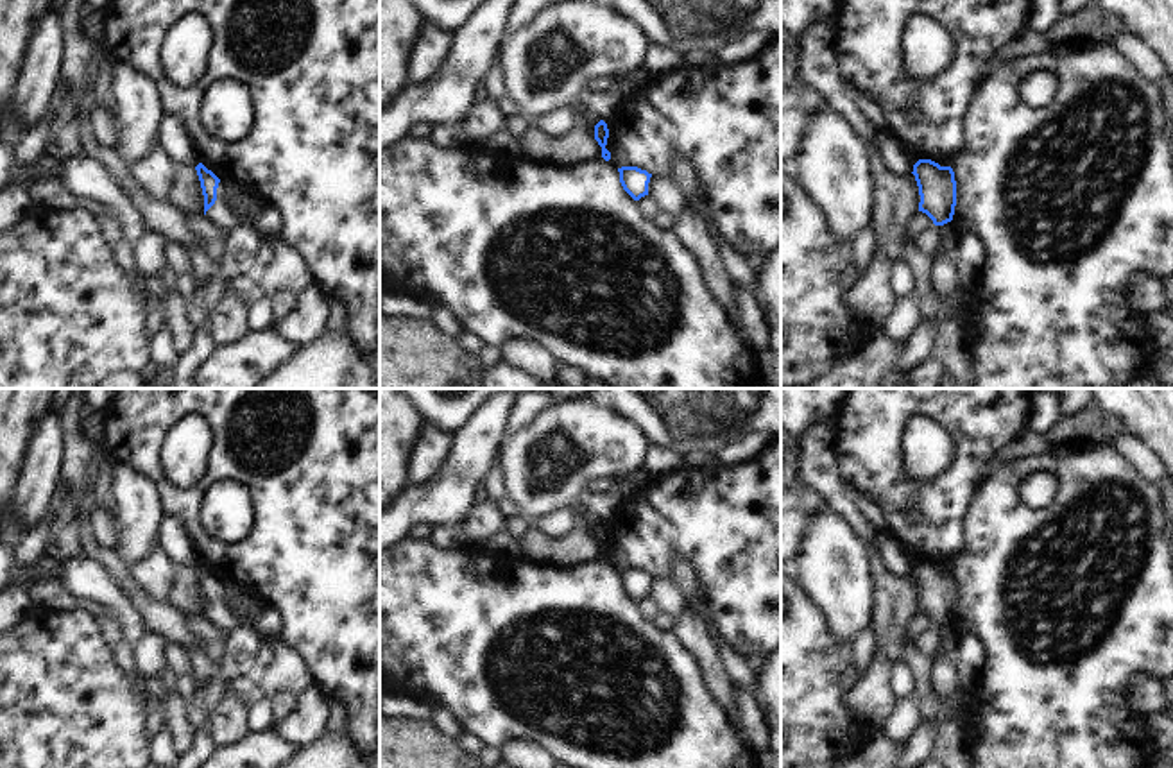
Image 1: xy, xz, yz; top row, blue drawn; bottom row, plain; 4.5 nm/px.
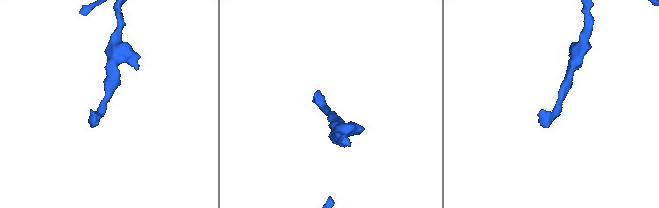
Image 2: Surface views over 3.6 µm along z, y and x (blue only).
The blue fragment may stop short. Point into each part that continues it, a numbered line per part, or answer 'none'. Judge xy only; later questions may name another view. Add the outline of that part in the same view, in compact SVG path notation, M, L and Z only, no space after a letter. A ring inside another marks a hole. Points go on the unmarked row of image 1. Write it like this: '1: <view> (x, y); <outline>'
1: xy (219, 614); M217 589L217 602L206 612L206 618L218 627L224 634L231 632L240 625L240 619L231 612L229 605L224 602L222 589Z

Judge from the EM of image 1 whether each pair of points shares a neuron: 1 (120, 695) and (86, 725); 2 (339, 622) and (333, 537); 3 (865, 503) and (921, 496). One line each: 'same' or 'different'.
1: same
2: same
3: different

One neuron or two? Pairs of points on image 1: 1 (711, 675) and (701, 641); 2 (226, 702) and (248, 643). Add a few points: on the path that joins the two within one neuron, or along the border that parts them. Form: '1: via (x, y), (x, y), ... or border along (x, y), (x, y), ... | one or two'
1: via (710, 666), (704, 650) | one
2: border along (224, 691), (210, 713) | two

